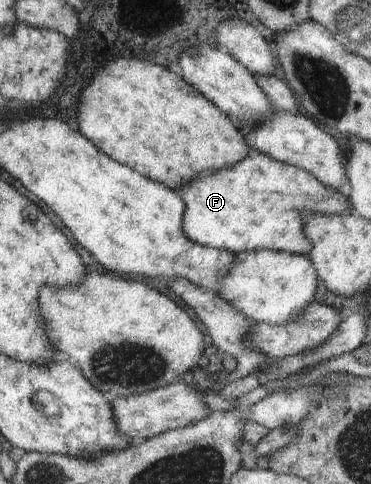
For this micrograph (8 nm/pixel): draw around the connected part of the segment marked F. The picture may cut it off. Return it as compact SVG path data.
M258 153L246 156L244 160L236 162L234 166L210 170L204 174L198 174L192 178L192 182L172 188L184 202L184 214L182 214L182 234L199 246L224 250L230 254L240 254L251 250L267 250L271 252L285 252L291 255L305 254L307 256L312 248L308 238L304 235L304 226L300 220L302 212L312 214L352 214L352 204L347 196L340 192L320 184L312 174L294 166L278 162Z

